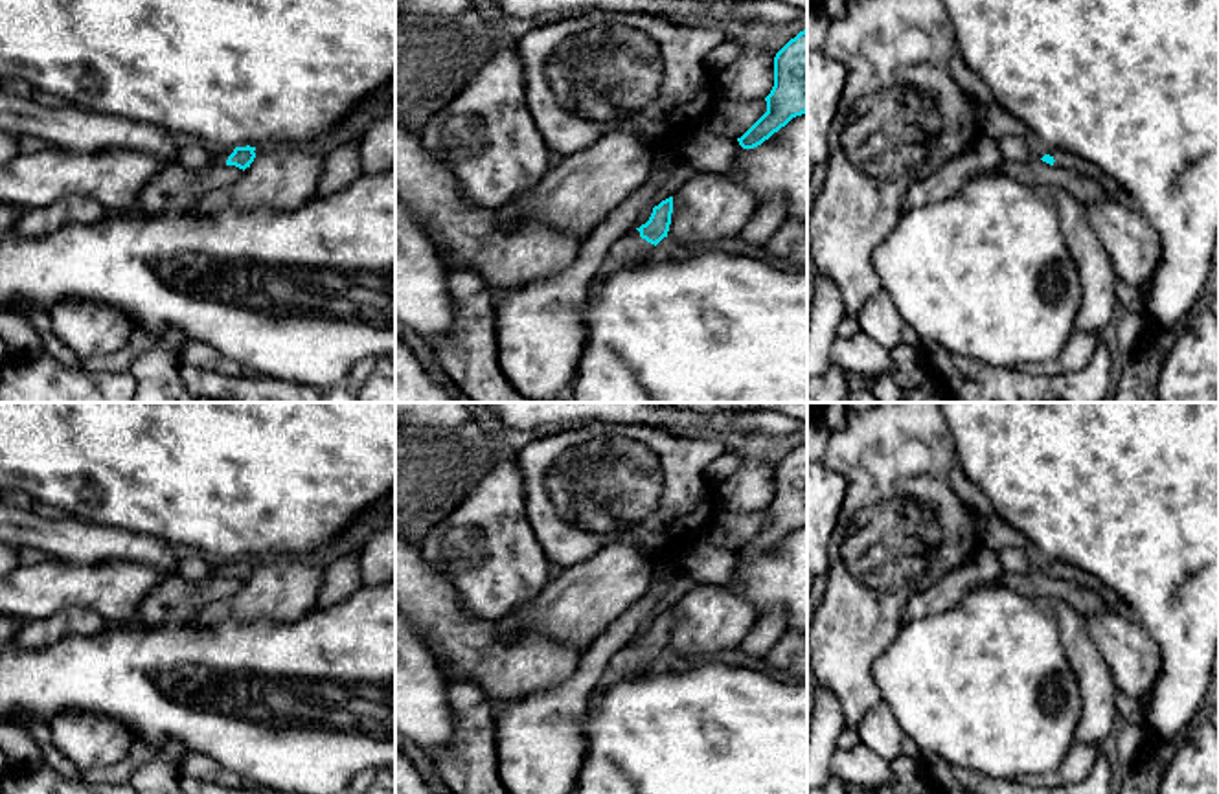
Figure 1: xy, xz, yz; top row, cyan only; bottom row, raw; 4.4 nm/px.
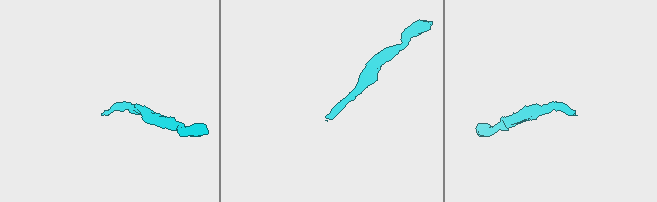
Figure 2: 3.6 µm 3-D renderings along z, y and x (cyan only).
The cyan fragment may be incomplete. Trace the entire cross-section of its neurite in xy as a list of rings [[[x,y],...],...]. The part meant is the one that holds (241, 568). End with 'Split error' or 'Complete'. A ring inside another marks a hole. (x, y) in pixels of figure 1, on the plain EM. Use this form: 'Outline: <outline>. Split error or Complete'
Outline: [[[210,557],[211,564],[211,575],[226,575],[226,577],[235,577],[239,581],[250,579],[250,575],[256,570],[256,559],[219,559],[219,557]]]. Split error

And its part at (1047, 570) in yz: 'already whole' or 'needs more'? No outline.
needs more

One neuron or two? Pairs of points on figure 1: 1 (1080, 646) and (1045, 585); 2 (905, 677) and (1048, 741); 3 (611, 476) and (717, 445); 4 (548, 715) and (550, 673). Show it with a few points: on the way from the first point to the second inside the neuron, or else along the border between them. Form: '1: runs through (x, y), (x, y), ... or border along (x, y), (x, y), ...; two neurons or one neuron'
1: border along (1039, 600), (1065, 600), (1087, 618); two neurons
2: runs through (940, 677), (984, 684), (1013, 712); one neuron
3: runs through (637, 476), (660, 476), (692, 454); one neuron
4: border along (580, 658), (578, 669), (559, 686), (512, 701); two neurons

